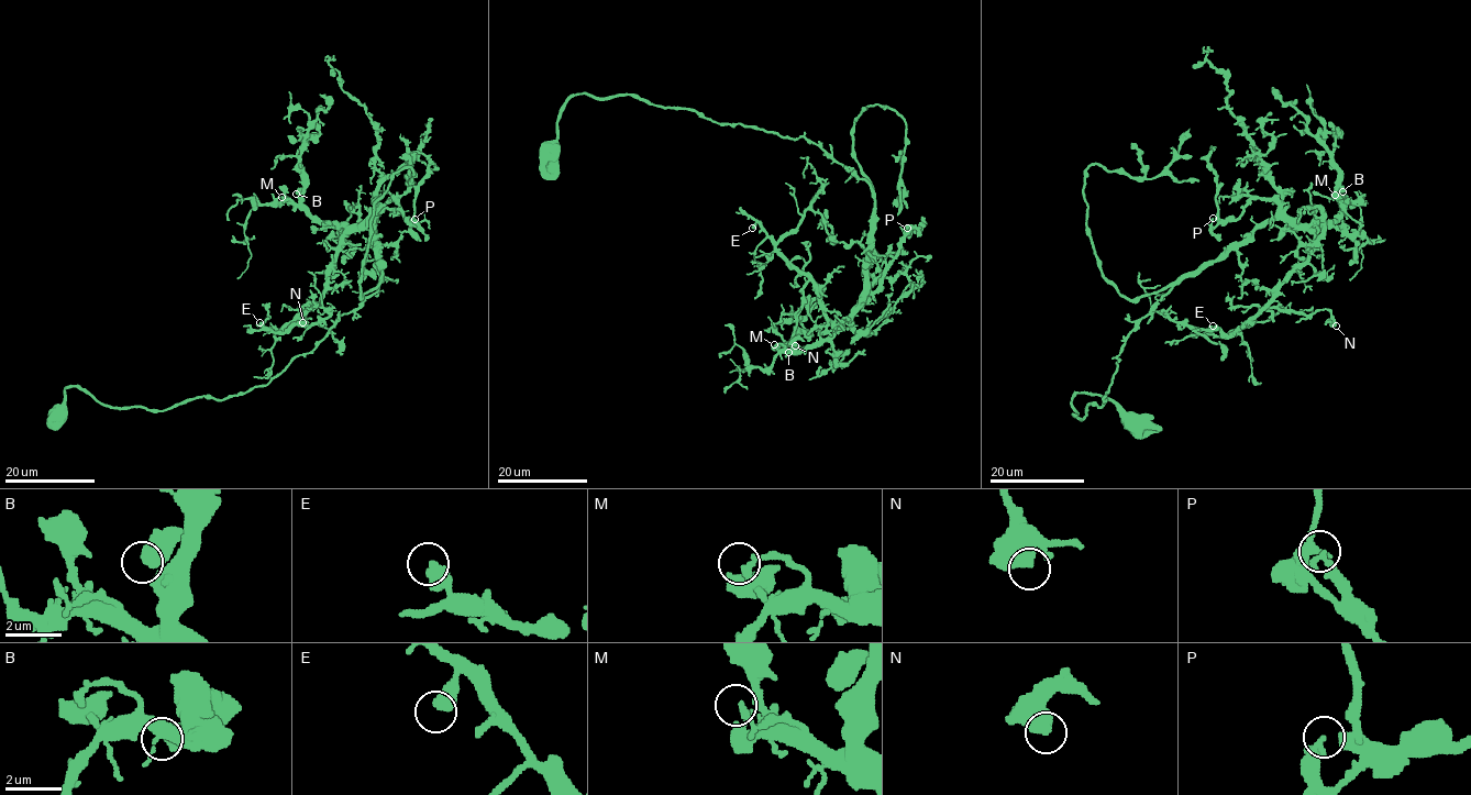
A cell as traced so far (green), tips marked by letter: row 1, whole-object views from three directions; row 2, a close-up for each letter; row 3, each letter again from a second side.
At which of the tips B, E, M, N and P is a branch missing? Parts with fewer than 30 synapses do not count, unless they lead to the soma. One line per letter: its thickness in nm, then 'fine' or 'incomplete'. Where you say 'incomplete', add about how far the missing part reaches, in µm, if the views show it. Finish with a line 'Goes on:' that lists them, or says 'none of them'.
B: 650 nm thick; fine
E: 550 nm thick; fine
M: 170 nm thick; fine
N: 600 nm thick; fine
P: 320 nm thick; fine
Goes on: none of them

